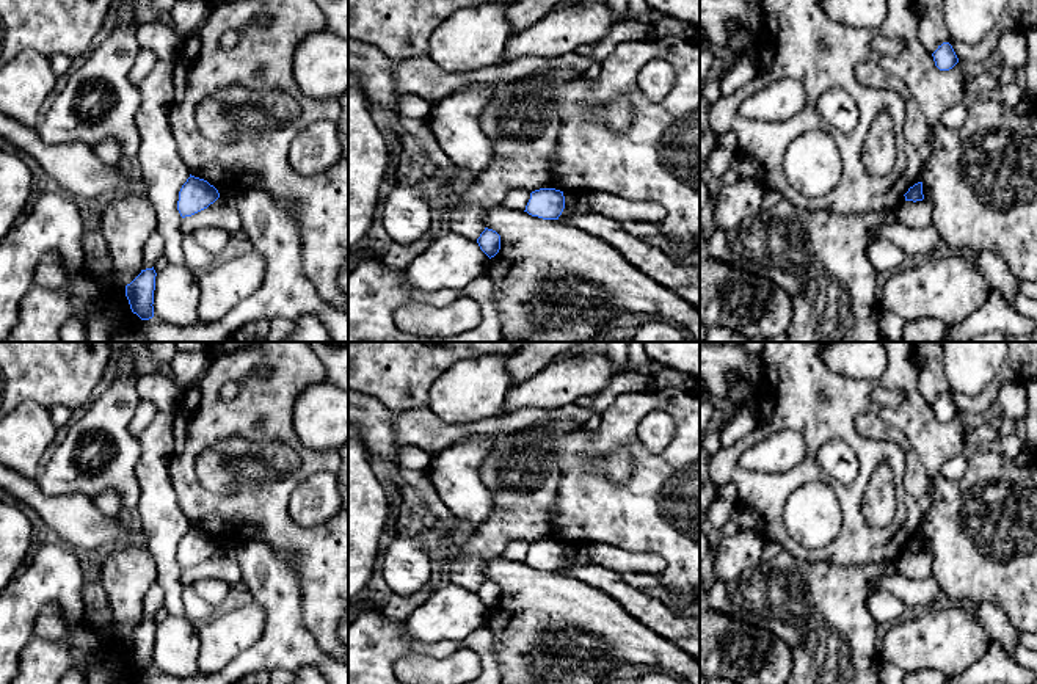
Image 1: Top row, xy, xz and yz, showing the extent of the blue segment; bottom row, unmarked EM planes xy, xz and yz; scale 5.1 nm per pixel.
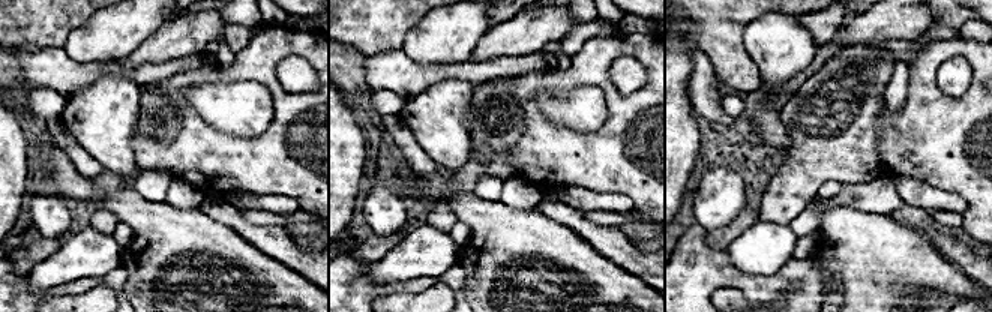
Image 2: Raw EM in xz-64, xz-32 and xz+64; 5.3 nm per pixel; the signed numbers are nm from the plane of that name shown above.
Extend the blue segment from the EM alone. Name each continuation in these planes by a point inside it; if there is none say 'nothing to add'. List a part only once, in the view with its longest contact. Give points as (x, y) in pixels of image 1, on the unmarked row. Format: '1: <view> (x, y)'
nothing to add

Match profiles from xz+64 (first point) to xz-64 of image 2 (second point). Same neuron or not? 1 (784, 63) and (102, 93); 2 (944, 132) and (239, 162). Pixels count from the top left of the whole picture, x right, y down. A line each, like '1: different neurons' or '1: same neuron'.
1: different neurons
2: same neuron

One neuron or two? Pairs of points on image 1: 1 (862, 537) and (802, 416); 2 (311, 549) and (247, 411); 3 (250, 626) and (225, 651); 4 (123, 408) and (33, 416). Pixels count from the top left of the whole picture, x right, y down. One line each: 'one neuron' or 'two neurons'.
1: one neuron
2: one neuron
3: one neuron
4: two neurons

